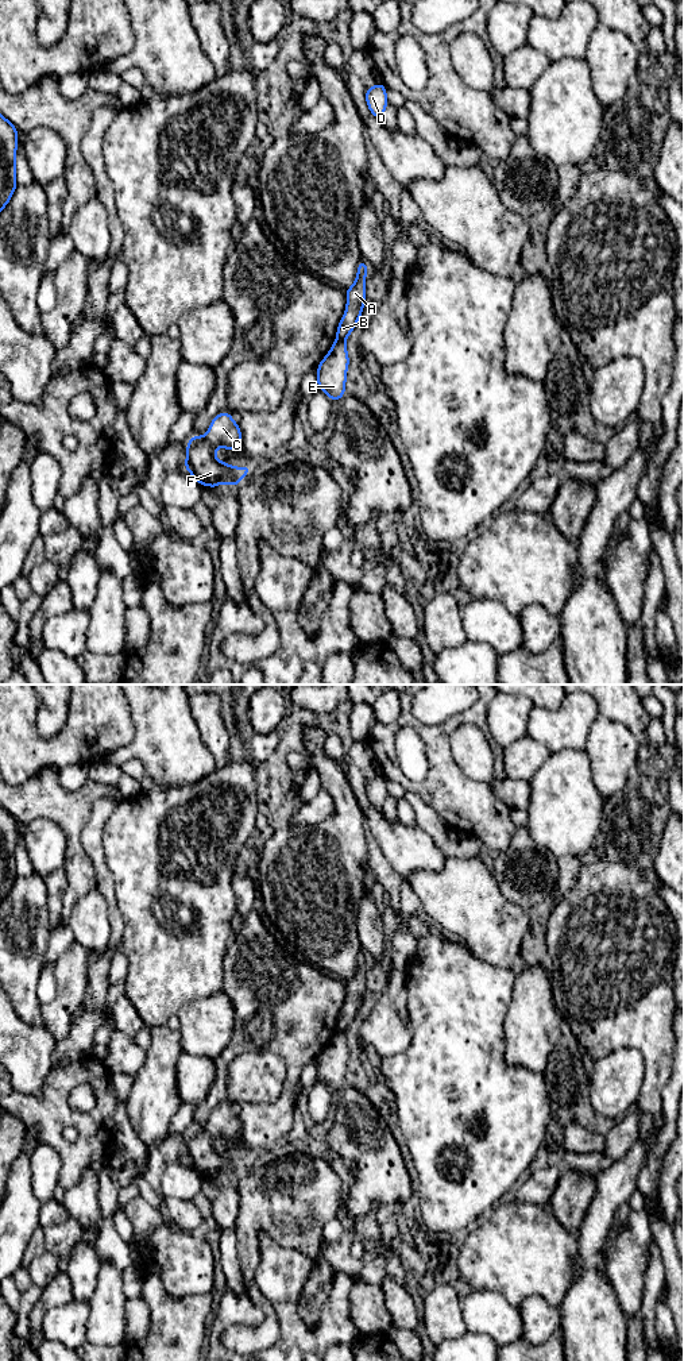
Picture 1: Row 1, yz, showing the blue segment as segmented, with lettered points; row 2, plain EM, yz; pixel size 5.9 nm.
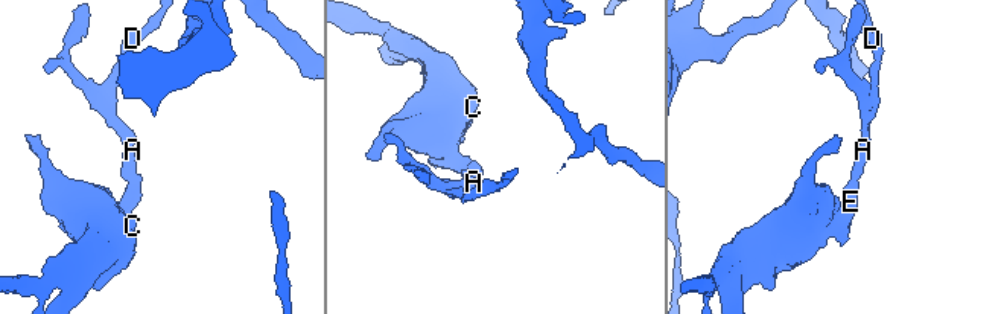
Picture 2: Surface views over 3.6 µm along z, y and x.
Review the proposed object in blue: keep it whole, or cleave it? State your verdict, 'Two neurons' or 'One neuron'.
Two neurons

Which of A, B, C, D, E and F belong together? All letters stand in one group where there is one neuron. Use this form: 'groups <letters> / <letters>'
groups A B D / C E F

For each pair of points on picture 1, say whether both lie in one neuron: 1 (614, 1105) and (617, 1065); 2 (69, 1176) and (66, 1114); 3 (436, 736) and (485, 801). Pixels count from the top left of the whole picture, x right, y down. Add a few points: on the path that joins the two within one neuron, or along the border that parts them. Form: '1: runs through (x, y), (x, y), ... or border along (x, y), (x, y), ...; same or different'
1: runs through (614, 1095), (617, 1075); same
2: runs through (69, 1161), (69, 1153), (58, 1142), (58, 1129); same
3: runs through (439, 754), (441, 764), (467, 790); same

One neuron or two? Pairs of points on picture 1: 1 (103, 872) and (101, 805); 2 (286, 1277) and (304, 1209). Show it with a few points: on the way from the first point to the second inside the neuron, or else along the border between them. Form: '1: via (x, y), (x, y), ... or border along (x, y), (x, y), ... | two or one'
1: via (97, 856), (95, 851), (95, 825), (97, 821) | one
2: border along (266, 1233), (279, 1244), (296, 1248), (316, 1261) | two

